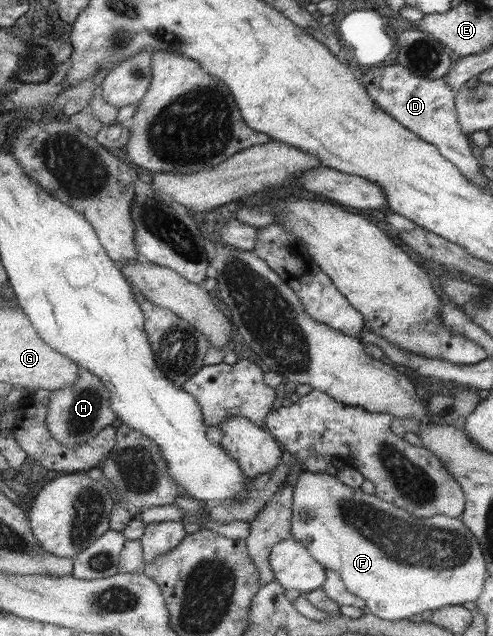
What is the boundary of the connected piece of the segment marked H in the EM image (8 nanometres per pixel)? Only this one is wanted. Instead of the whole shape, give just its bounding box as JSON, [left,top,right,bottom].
[46,367,116,449]

